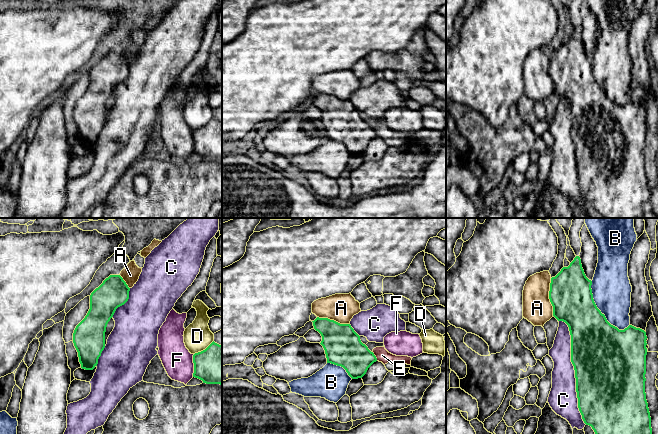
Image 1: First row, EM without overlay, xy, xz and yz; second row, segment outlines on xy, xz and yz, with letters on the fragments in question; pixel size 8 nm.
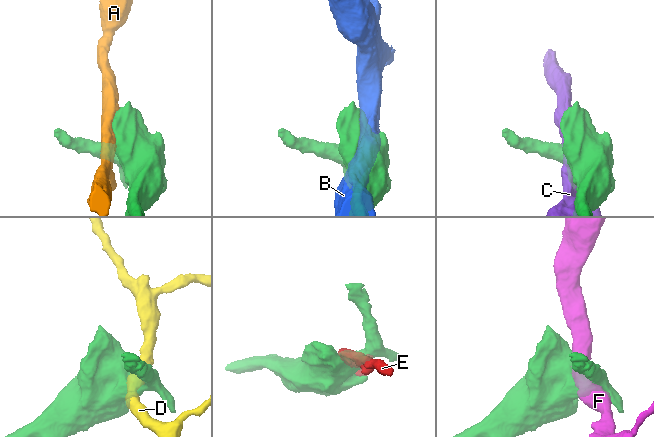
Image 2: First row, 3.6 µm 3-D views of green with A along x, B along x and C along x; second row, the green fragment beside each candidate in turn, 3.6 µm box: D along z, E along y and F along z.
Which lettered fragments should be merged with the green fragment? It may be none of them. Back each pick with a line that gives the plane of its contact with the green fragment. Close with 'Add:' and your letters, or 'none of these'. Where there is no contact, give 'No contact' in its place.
Add: none of these

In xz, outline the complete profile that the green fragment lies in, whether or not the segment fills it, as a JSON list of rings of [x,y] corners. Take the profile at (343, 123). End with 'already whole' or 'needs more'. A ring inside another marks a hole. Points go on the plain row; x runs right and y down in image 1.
[[[319,93],[312,98],[322,112],[320,120],[325,126],[327,139],[343,143],[352,155],[362,154],[377,137],[350,100]]]; already whole

